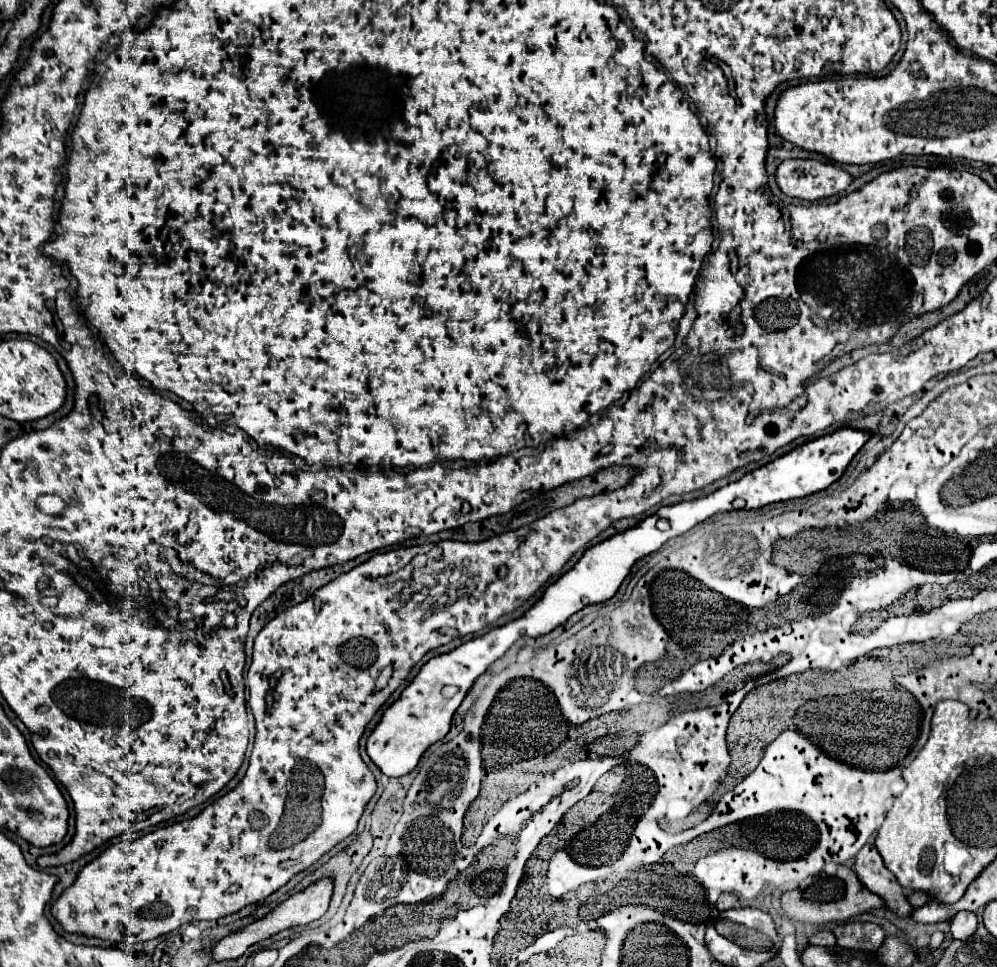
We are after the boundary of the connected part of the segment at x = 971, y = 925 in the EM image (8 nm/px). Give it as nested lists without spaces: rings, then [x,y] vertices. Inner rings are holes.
[[[957,912],[951,922],[951,934],[953,938],[965,940],[969,938],[977,928],[977,916],[973,912]]]

